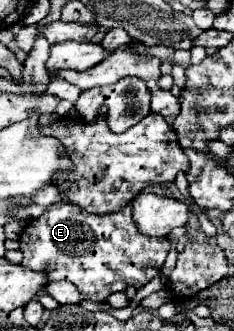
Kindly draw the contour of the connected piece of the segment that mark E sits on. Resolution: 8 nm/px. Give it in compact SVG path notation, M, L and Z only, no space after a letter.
M56 202L42 216L34 218L20 236L20 250L24 254L24 260L22 260L24 266L28 266L32 270L48 270L50 282L68 280L80 290L82 298L90 298L96 302L104 302L110 294L124 292L128 286L142 288L144 284L148 284L160 272L160 268L170 252L170 246L172 244L168 238L144 236L136 230L130 204L124 206L124 210L120 210L116 214L98 216L98 214L88 214L88 212L80 210L78 206L72 206L66 202Z

